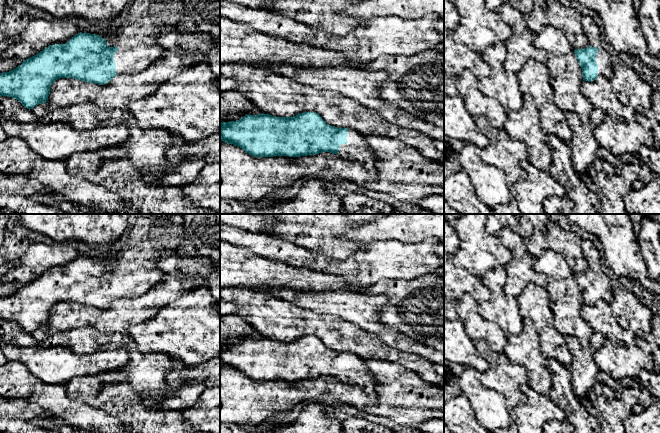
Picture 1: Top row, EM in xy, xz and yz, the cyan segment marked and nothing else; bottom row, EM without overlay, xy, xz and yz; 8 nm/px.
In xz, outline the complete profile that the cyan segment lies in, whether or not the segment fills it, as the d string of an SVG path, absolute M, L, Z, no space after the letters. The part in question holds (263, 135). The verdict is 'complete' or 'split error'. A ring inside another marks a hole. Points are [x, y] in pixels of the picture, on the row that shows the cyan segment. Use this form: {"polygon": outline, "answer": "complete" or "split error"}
{"polygon": "M303 112L293 117L276 117L261 113L245 115L236 121L220 122L220 139L259 158L301 157L330 152L344 160L361 163L368 172L375 169L376 157L366 144L364 135L353 129L330 126L316 112Z", "answer": "split error"}

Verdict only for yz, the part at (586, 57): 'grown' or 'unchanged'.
grown

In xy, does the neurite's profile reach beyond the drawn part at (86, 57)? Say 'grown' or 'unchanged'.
grown

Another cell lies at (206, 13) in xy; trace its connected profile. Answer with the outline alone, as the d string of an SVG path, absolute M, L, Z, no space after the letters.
M184 0L198 30L220 37L220 0Z

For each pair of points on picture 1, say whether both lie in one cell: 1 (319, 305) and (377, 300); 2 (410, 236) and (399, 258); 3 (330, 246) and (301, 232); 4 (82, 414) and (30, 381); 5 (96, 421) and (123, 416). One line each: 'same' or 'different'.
1: same
2: different
3: same
4: same
5: different

